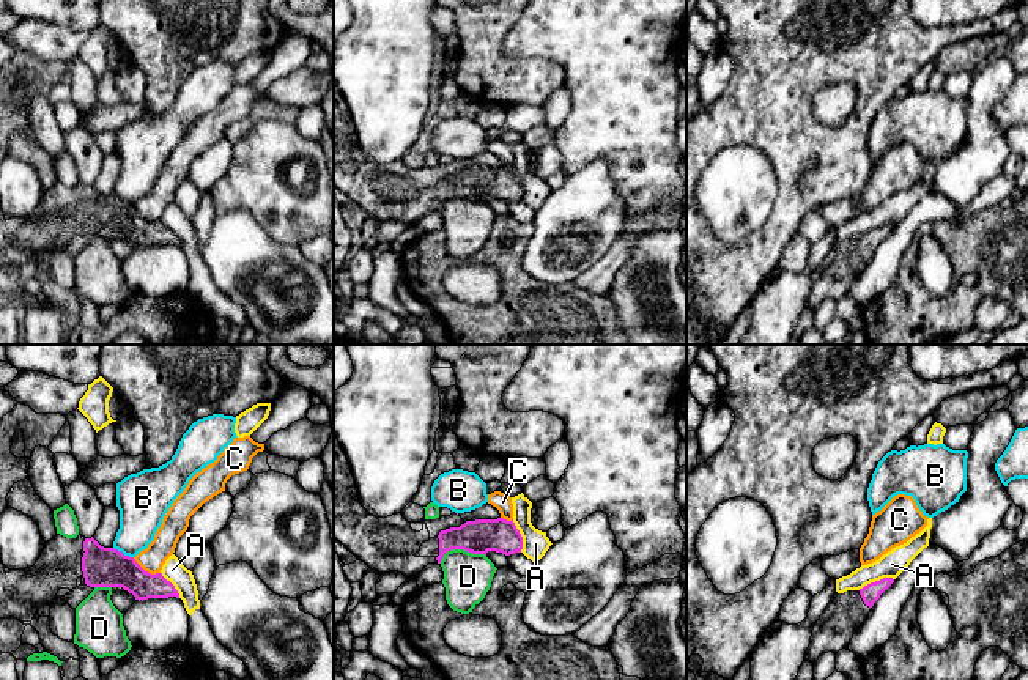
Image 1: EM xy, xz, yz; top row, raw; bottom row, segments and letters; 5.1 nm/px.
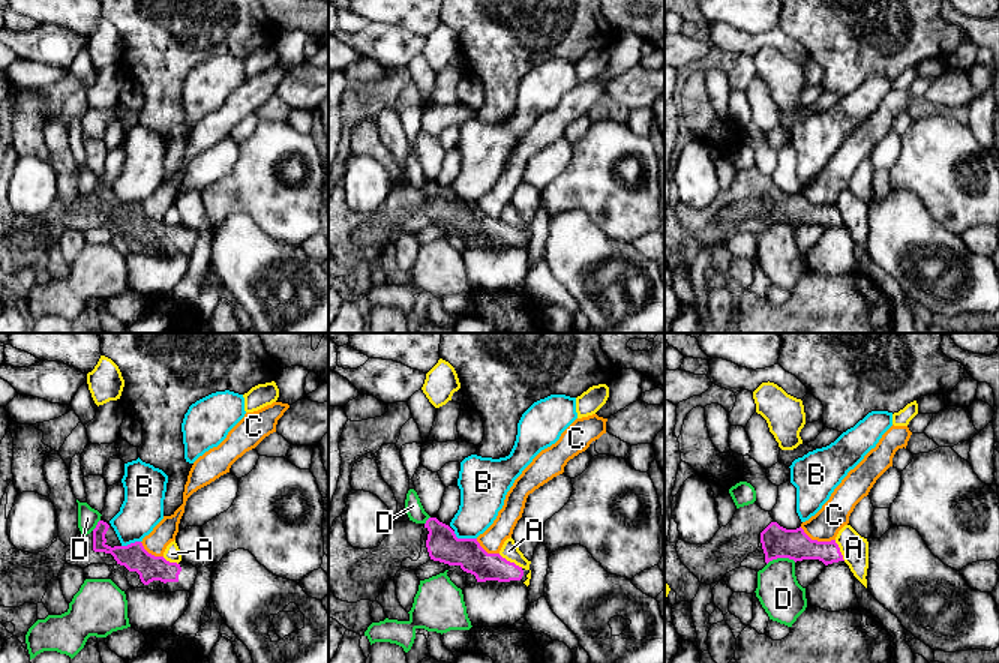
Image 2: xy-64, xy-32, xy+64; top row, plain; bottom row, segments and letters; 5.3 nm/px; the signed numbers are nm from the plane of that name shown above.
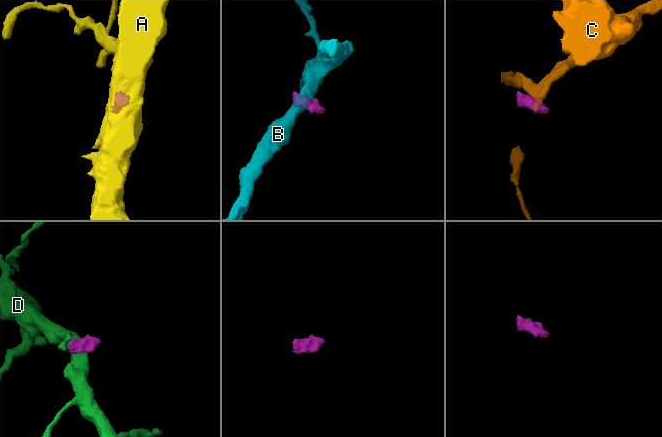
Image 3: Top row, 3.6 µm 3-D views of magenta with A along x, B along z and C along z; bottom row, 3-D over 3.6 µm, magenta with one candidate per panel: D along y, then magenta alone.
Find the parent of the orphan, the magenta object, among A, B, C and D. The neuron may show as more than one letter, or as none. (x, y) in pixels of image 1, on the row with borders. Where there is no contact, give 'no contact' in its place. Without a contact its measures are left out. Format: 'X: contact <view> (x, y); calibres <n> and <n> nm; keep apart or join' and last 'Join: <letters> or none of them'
A: contact yz (876, 581); calibres 90 and 130 nm; keep apart
B: contact xy (122, 553); calibres 200 and 240 nm; keep apart
C: contact xy (147, 572); calibres 200 and 130 nm; keep apart
D: contact xz (460, 548); calibres 170 and 240 nm; keep apart
Join: none of them

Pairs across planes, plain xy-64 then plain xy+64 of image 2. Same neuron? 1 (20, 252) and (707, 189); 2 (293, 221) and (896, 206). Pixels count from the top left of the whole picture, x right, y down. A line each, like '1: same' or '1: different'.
1: different
2: different

